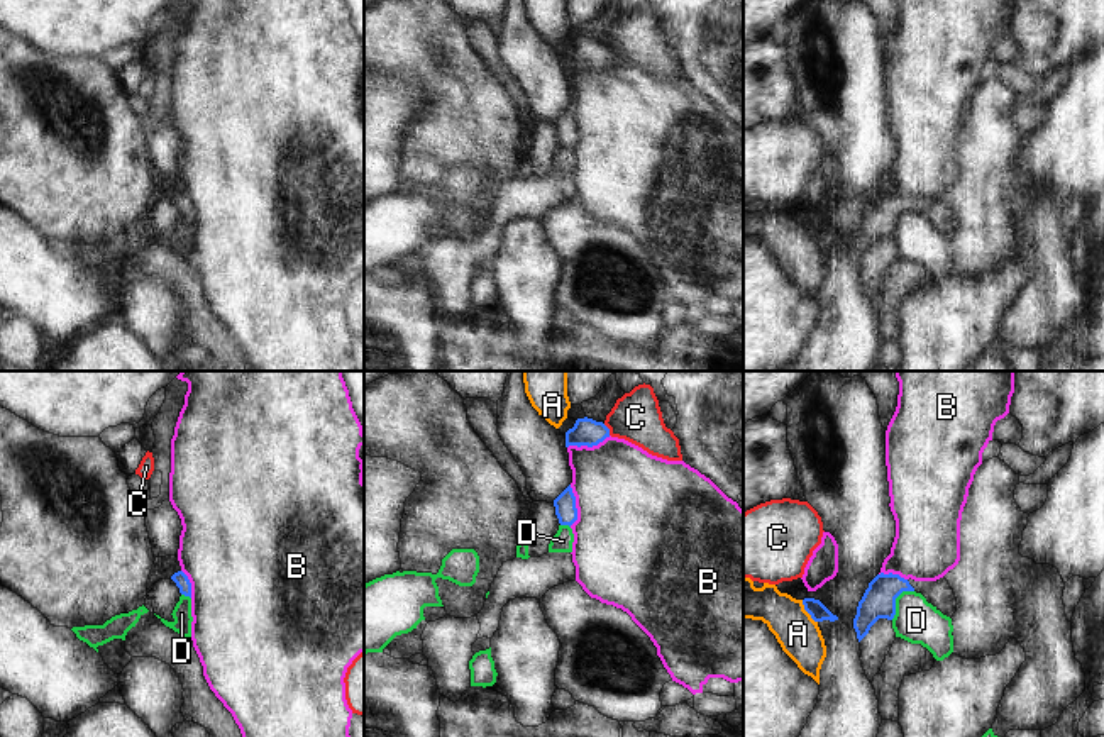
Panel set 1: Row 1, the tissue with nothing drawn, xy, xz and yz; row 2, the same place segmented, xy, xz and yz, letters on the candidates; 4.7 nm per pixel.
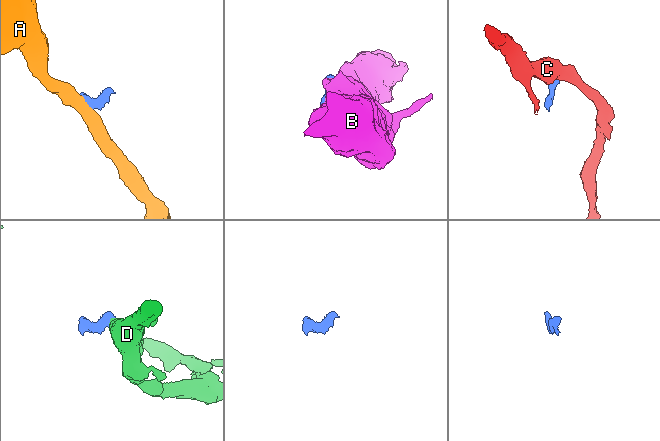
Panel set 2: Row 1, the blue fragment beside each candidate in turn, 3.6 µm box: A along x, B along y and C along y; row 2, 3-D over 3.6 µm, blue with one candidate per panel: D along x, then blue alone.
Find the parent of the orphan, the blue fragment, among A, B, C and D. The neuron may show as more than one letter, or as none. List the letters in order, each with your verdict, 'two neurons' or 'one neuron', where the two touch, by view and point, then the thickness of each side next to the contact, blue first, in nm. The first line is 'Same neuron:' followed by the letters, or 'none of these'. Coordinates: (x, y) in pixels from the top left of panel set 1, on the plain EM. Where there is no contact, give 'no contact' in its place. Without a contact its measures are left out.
Same neuron: none of these
A: two neurons | yz (806, 231) | 90/200 nm
B: two neurons | xz (588, 66) | 130/420 nm
C: two neurons | xz (608, 49) | 130/240 nm
D: two neurons | yz (894, 221) | 160/200 nm

